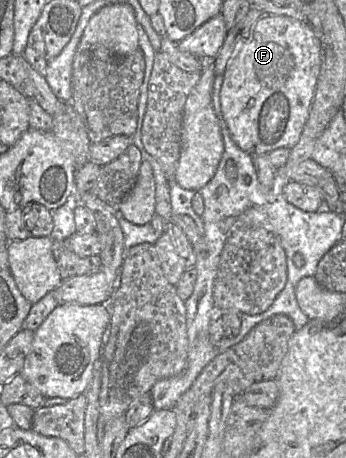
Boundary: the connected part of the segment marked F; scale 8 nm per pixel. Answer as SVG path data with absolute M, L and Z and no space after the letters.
M261 16L223 74L221 112L236 145L251 156L294 147L309 115L320 67L320 41L307 21Z

